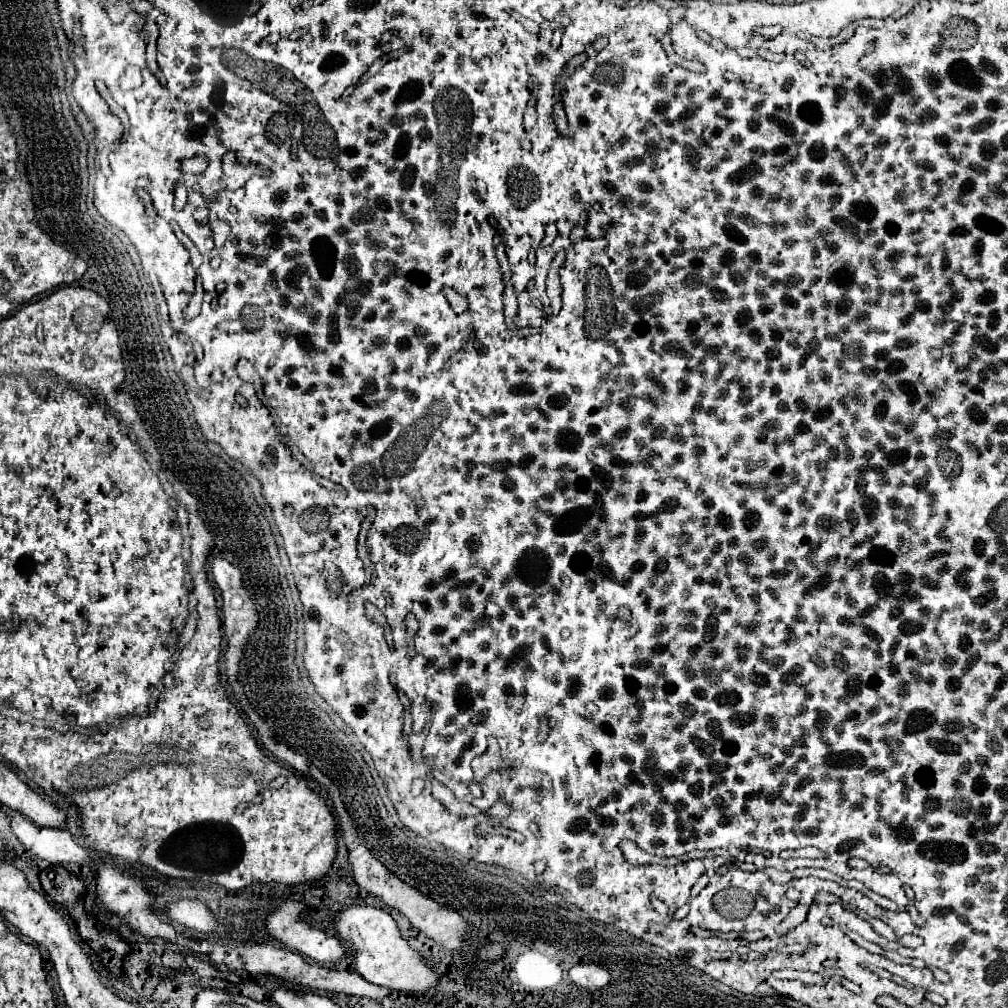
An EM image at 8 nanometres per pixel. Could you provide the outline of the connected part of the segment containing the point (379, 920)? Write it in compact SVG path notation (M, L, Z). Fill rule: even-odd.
M352 906L336 914L334 928L342 944L350 952L354 952L356 972L360 972L368 982L398 992L426 992L440 982L440 976L428 966L426 958L412 950L408 942L400 936L394 918L384 908Z

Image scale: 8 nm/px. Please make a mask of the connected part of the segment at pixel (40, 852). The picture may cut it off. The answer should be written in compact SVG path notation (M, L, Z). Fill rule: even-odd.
M16 814L12 818L12 830L32 854L50 864L82 864L90 860L90 852L78 846L66 828L40 828L22 814Z

